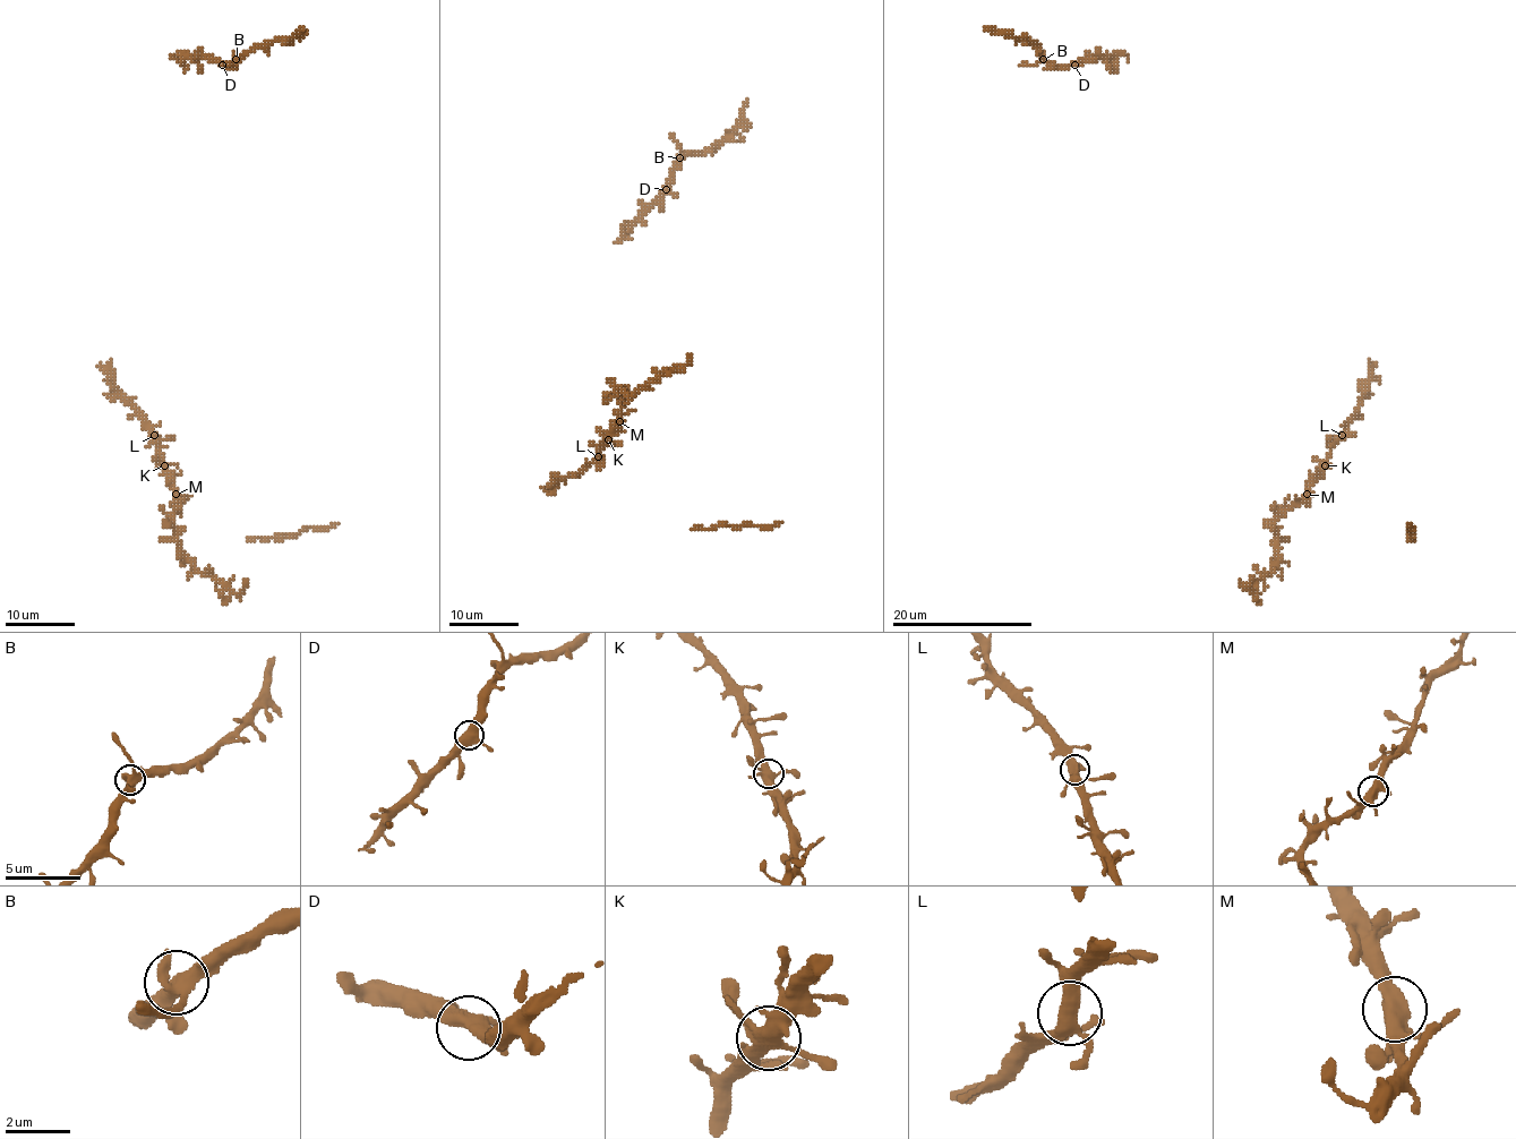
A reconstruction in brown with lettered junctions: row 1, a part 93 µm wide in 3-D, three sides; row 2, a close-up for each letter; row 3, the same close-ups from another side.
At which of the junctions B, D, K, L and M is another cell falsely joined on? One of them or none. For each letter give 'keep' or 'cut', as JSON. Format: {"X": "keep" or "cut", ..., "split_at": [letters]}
{"B": "keep", "D": "keep", "K": "keep", "L": "keep", "M": "keep", "split_at": []}

